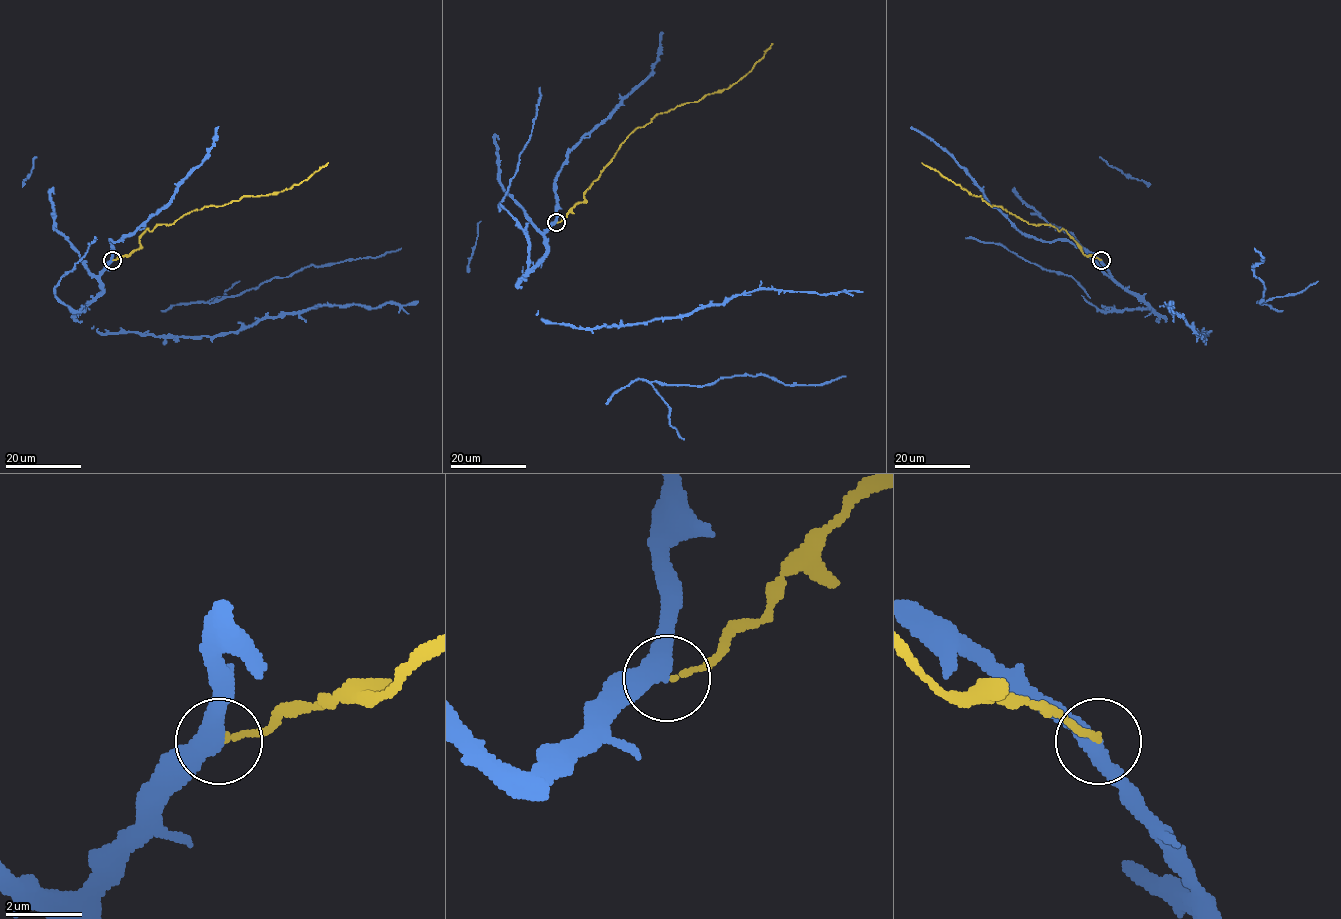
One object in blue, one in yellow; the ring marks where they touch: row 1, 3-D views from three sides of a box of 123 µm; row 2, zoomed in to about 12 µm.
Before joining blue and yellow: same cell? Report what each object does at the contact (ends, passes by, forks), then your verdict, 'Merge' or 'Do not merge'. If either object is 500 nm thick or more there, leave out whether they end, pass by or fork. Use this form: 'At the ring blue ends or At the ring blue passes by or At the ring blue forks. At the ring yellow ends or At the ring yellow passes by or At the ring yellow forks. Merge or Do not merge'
At the ring blue passes by. At the ring yellow ends. Do not merge

